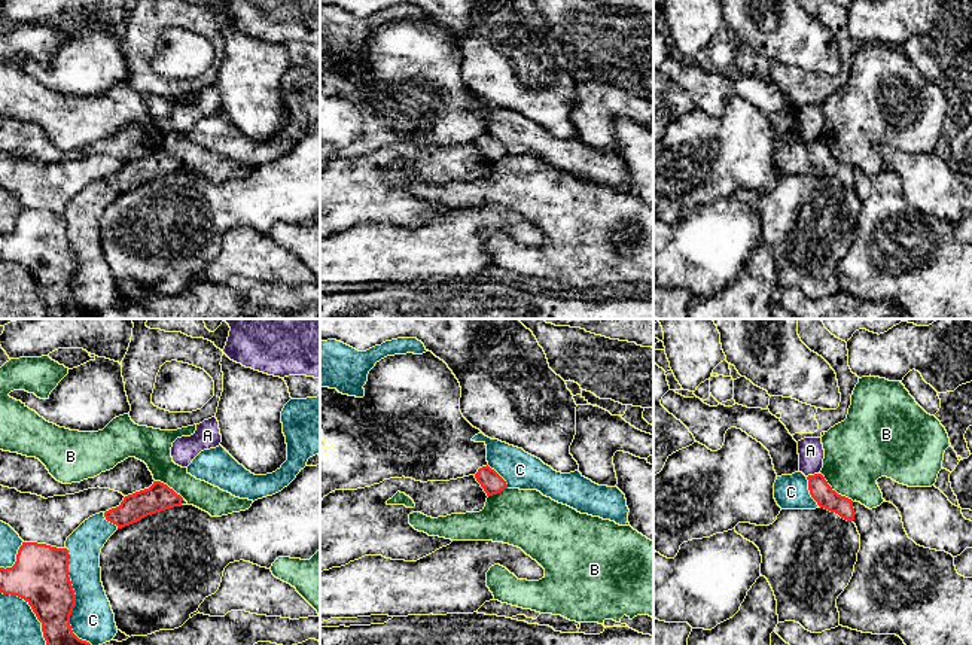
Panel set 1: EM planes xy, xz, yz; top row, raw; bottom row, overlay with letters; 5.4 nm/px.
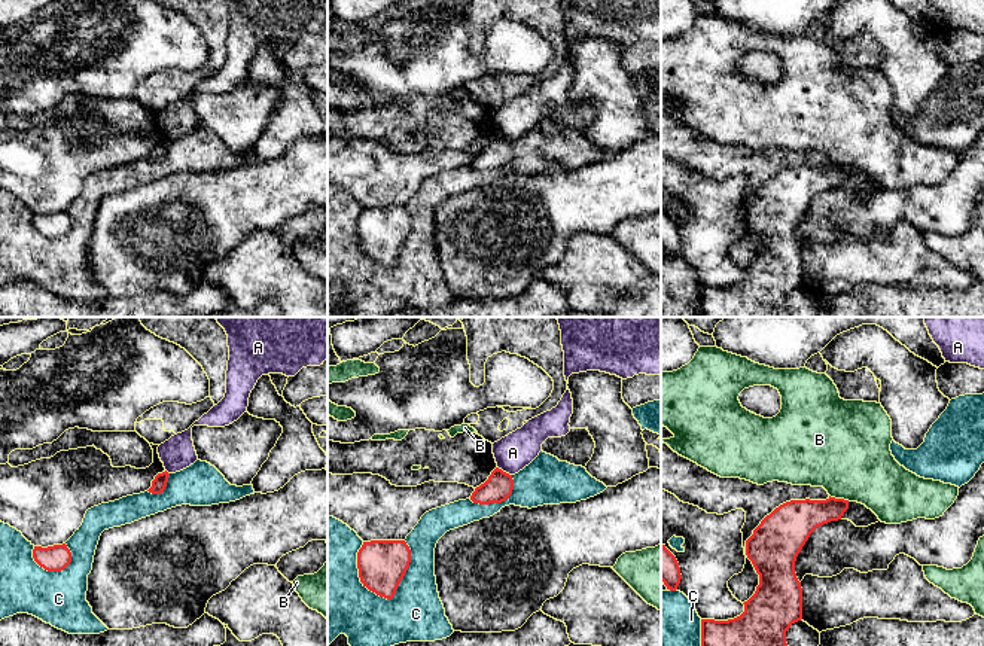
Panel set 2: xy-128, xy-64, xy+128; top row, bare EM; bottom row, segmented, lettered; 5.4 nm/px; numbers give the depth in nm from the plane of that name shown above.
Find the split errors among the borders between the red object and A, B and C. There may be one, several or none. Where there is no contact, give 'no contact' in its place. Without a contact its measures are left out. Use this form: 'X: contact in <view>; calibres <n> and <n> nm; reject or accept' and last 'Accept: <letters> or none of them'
A: contact in yz; calibres 120 and 140 nm; reject
B: contact in yz; calibres 120 and 360 nm; reject
C: contact in xy; calibres 300 and 240 nm; reject
Accept: none of them

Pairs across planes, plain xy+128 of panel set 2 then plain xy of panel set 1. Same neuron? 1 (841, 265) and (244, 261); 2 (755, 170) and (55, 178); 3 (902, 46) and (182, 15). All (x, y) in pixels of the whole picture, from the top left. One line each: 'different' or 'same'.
1: same
2: different
3: different

